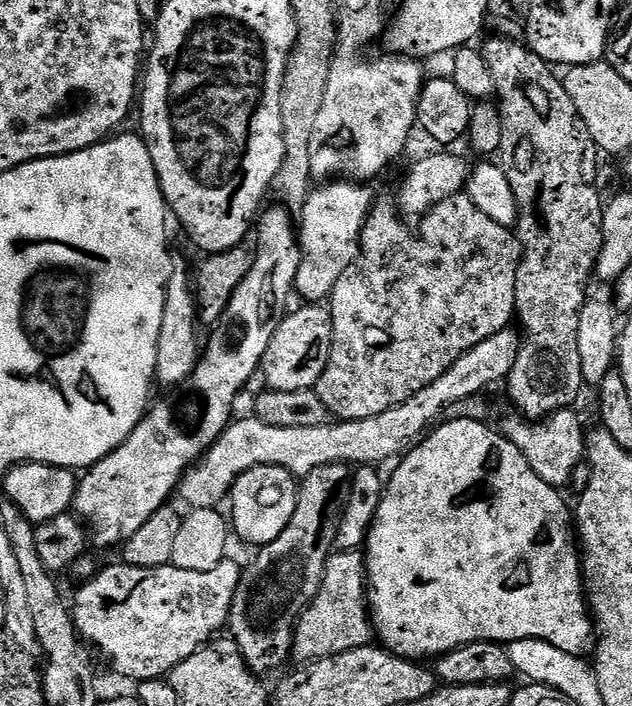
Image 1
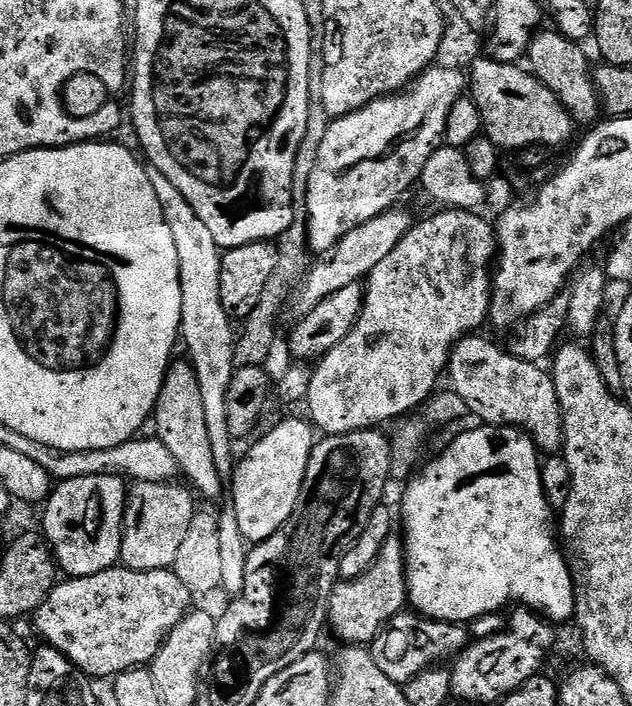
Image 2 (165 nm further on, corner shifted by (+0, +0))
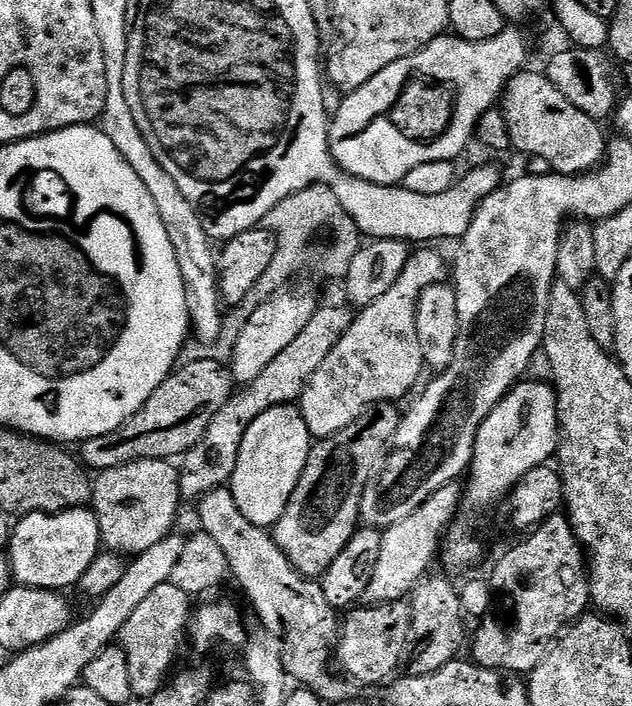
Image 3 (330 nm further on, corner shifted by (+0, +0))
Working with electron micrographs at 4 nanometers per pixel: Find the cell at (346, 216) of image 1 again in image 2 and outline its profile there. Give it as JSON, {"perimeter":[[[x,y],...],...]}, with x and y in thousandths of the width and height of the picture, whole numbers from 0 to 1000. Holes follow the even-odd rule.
{"perimeter":[[[685,93],[660,108],[644,127],[619,136],[603,136],[578,153],[547,164],[533,164],[513,183],[509,207],[503,207],[503,229],[484,275],[487,293],[487,348],[495,358],[517,360],[554,326],[598,309],[634,288],[633,278],[671,246],[674,229],[704,203],[712,156],[742,123],[744,113],[733,101]]]}

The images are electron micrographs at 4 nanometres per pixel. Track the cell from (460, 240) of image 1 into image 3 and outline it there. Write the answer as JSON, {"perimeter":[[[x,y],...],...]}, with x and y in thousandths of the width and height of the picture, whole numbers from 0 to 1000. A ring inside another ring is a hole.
{"perimeter":[[[671,348],[647,361],[642,382],[636,382],[630,399],[623,399],[598,428],[585,428],[585,433],[562,443],[554,467],[541,473],[516,513],[497,524],[497,535],[491,535],[487,551],[472,568],[495,620],[527,618],[547,609],[547,603],[593,572],[633,569],[663,541],[665,525],[672,525],[674,517],[661,484],[661,428],[674,411],[704,401],[712,391],[710,370],[707,374],[687,353]]]}

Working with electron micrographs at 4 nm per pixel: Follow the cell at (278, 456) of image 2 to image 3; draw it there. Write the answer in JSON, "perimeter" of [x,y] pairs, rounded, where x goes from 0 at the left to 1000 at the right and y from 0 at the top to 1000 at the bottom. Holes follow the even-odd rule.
{"perimeter":[[[467,574],[430,576],[396,601],[364,681],[377,720],[396,739],[411,746],[435,746],[470,691],[495,627],[489,605]]]}

